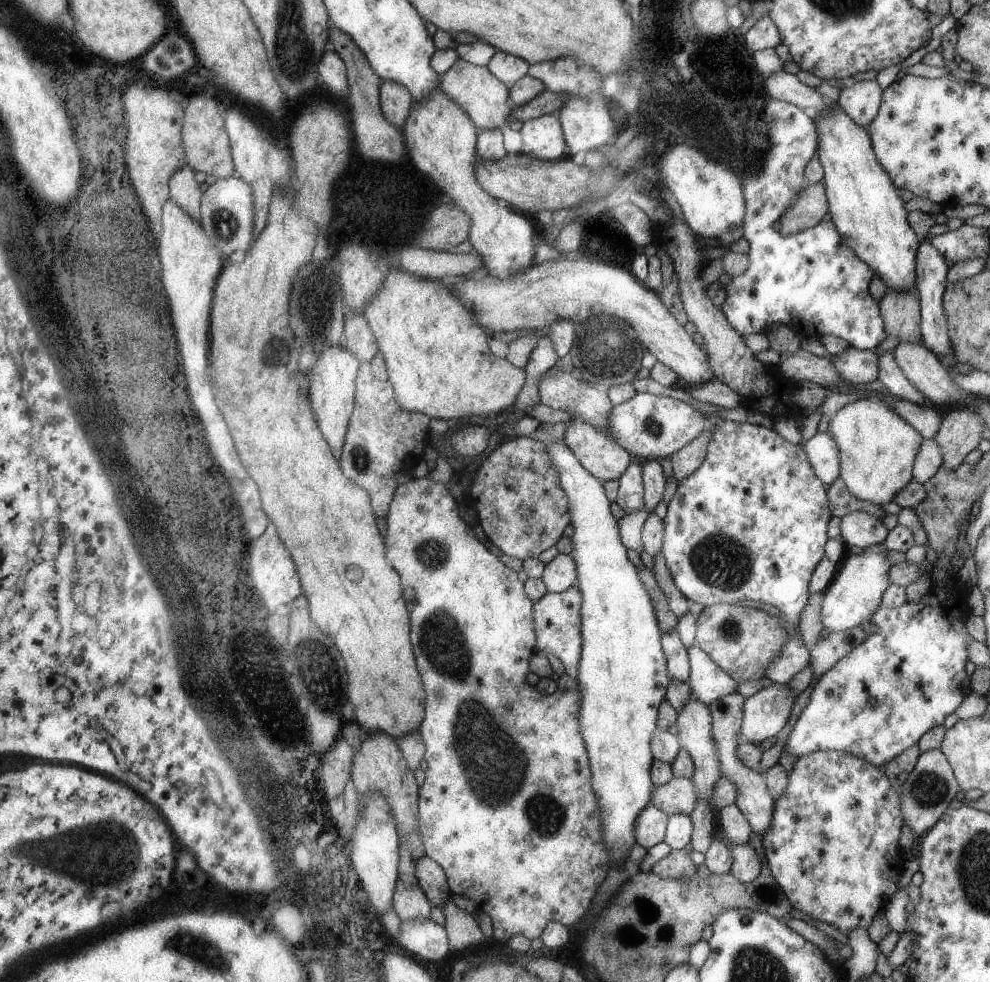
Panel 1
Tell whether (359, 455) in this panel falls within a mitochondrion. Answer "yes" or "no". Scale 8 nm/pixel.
yes

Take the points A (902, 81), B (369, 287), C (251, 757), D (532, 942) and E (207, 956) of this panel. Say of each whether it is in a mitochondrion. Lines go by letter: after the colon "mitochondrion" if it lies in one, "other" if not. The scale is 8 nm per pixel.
A: other
B: other
C: mitochondrion
D: other
E: mitochondrion

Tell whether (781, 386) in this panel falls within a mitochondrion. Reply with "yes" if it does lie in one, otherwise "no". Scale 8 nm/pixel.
no

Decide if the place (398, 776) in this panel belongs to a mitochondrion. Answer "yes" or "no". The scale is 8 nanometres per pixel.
no

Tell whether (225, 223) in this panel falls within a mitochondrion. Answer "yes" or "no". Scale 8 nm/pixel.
yes

